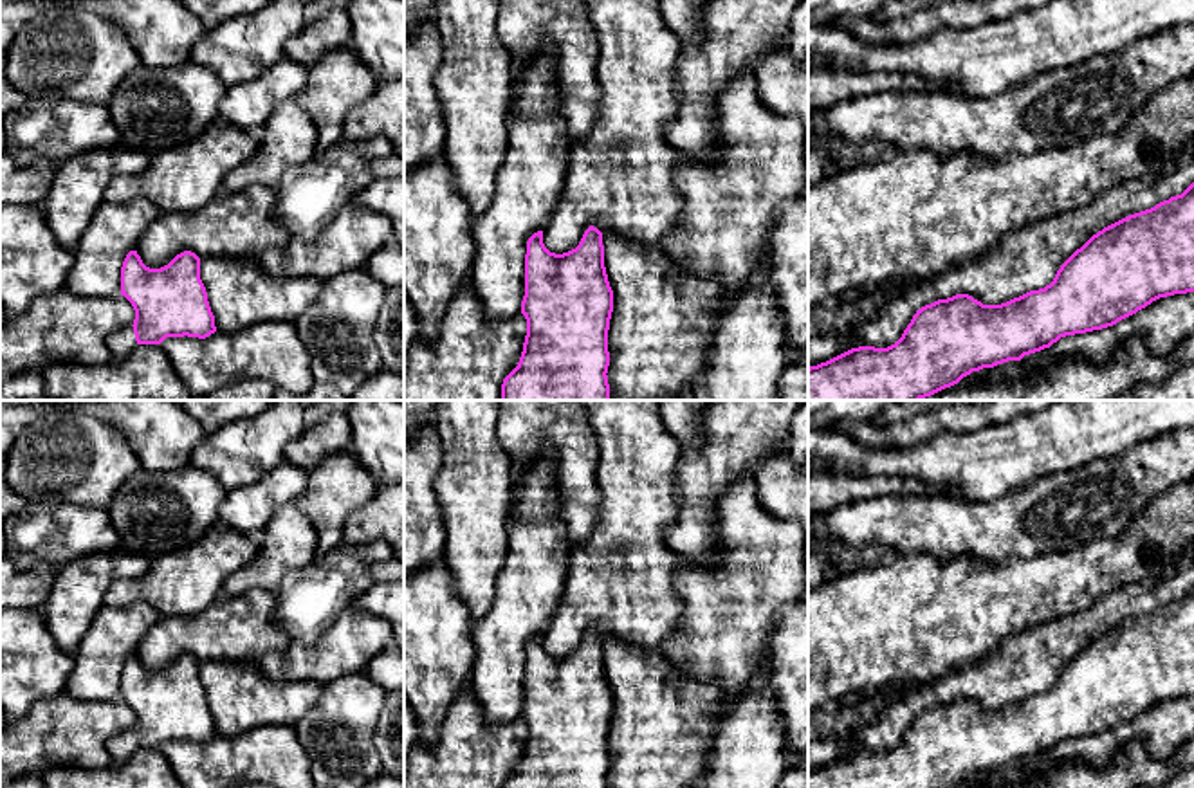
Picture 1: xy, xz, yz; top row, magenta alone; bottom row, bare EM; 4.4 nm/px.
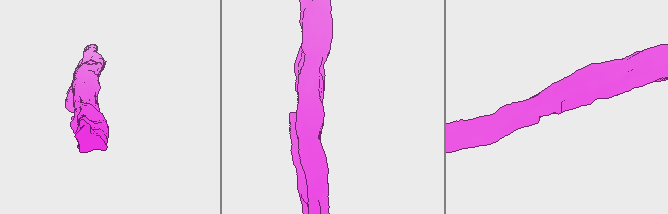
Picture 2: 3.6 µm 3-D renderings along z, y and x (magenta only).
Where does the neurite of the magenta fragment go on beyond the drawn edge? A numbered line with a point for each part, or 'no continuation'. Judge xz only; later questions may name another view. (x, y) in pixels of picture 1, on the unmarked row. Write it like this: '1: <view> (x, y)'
no continuation

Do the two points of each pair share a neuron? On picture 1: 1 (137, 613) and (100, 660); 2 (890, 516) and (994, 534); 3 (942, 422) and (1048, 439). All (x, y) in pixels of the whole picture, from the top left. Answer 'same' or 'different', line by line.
1: same
2: same
3: different

